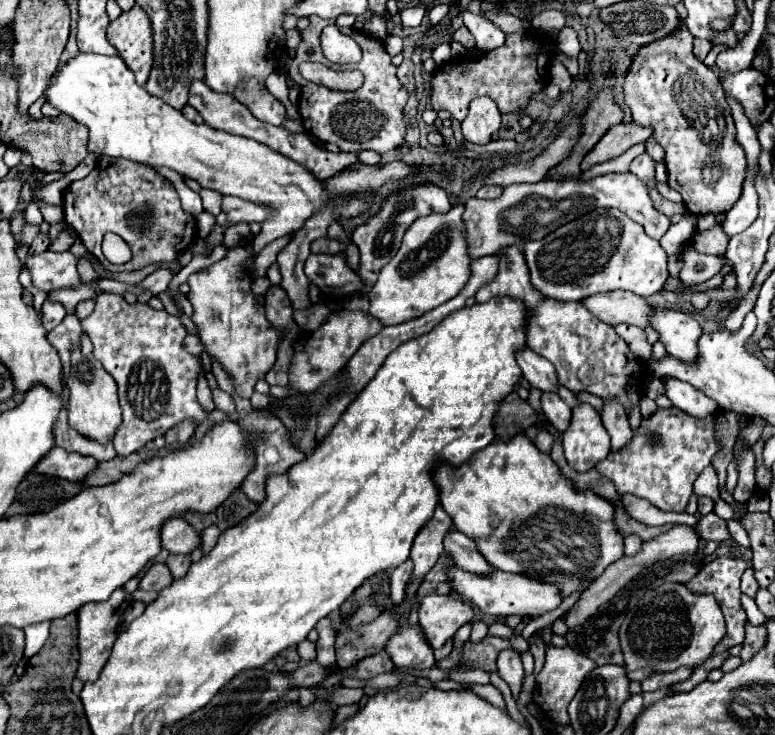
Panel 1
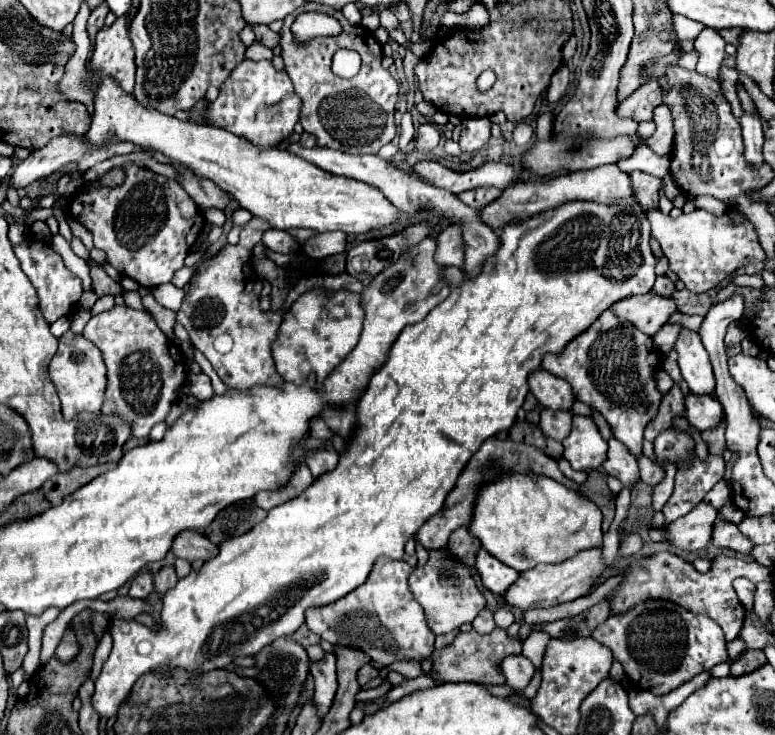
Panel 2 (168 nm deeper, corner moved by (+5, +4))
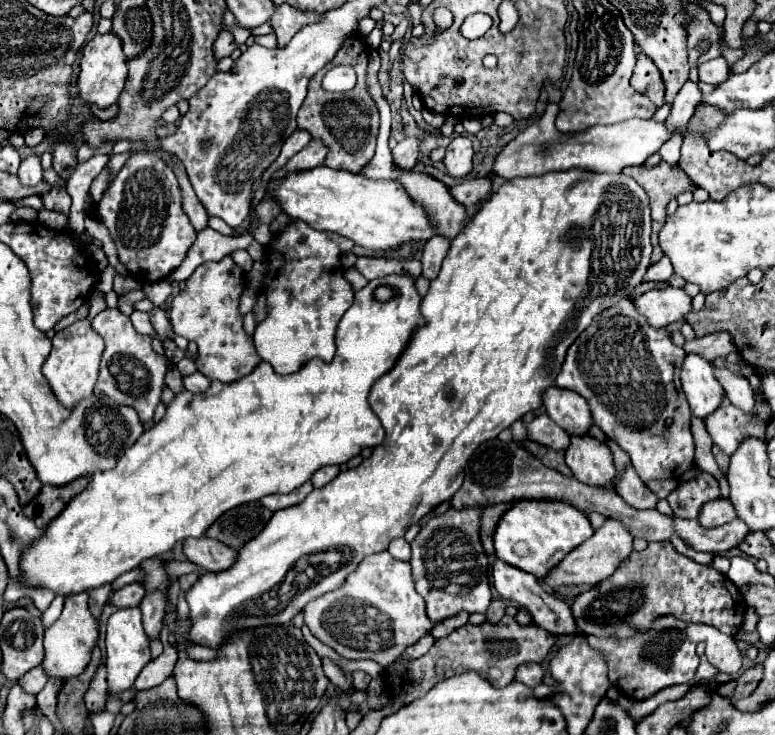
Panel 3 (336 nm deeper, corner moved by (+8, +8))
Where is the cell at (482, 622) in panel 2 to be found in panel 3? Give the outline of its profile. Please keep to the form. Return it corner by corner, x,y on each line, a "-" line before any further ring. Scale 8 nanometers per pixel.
498,599
498,601
492,601
490,603
490,607
486,611
486,619
494,623
494,621
500,621
504,617
504,613
506,613
506,601

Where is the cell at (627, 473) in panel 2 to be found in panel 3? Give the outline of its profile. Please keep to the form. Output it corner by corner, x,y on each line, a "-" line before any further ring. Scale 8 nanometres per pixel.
632,465
620,475
620,481
616,481
616,493
634,509
656,509
658,503
658,497
650,489
644,489

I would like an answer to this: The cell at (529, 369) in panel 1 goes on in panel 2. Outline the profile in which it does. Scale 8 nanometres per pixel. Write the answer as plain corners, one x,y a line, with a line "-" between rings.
543,367
535,369
529,375
529,387
543,407
557,411
557,409
571,409
573,405
573,393
567,381
551,375

